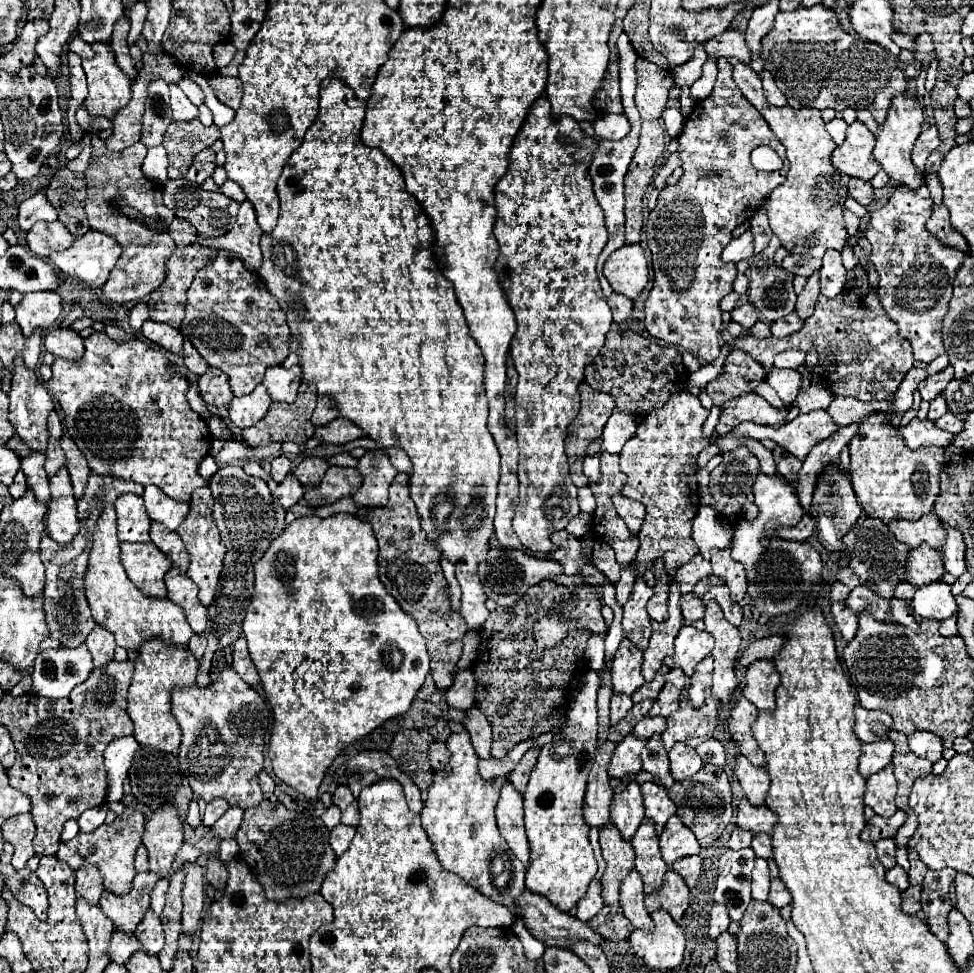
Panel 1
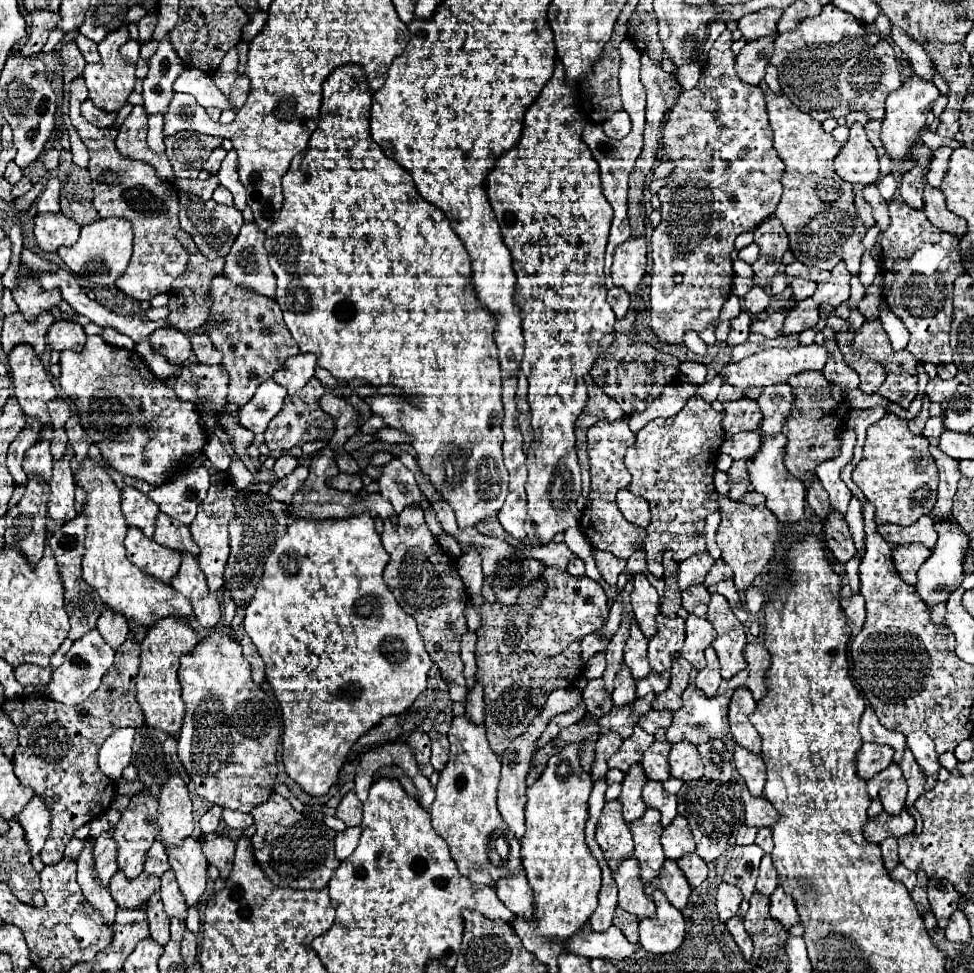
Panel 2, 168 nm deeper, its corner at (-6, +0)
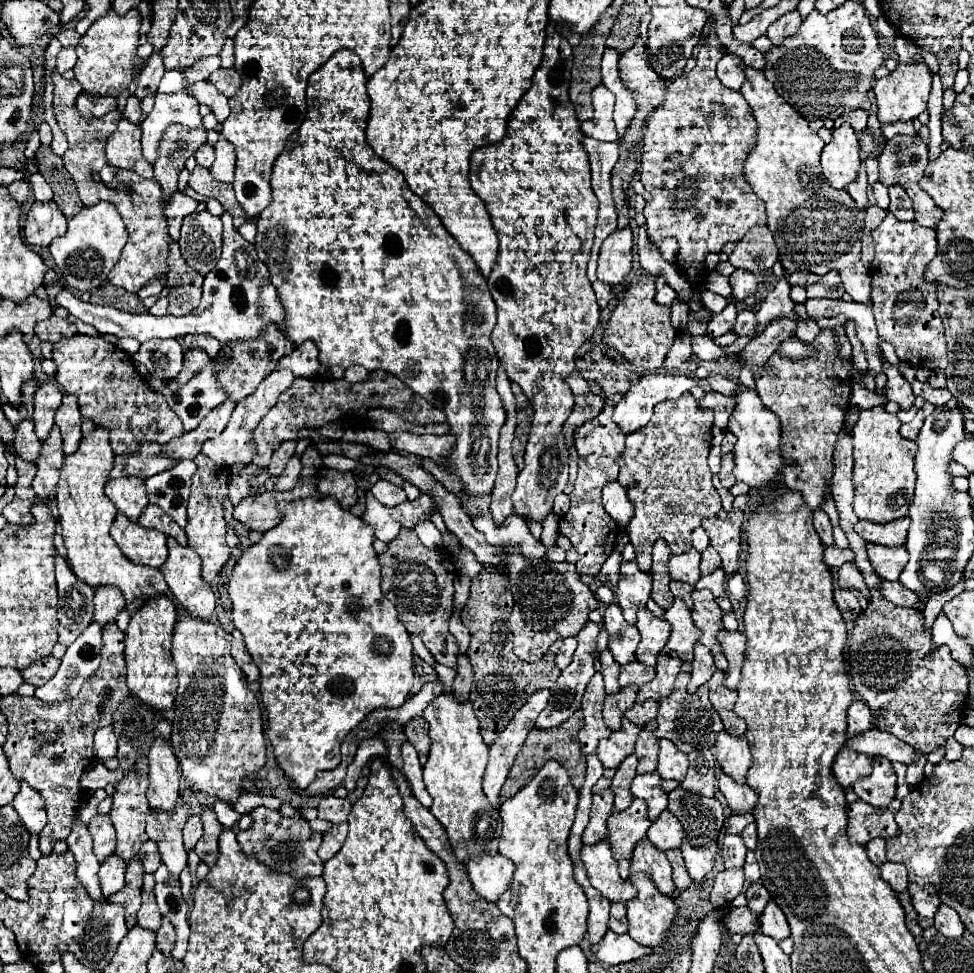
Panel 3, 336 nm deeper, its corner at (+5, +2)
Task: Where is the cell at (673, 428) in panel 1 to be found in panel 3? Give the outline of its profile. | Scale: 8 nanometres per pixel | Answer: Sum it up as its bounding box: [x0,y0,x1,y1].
[617,393,721,571]

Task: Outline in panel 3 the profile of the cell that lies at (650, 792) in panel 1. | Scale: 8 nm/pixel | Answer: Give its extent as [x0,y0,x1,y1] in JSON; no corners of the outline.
[631,773,667,821]

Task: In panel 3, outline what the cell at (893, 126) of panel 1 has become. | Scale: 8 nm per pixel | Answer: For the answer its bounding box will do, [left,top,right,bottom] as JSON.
[873,59,931,123]

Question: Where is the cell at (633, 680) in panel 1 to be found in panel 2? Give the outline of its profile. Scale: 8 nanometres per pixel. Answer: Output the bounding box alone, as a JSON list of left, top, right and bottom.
[624,621,650,679]

